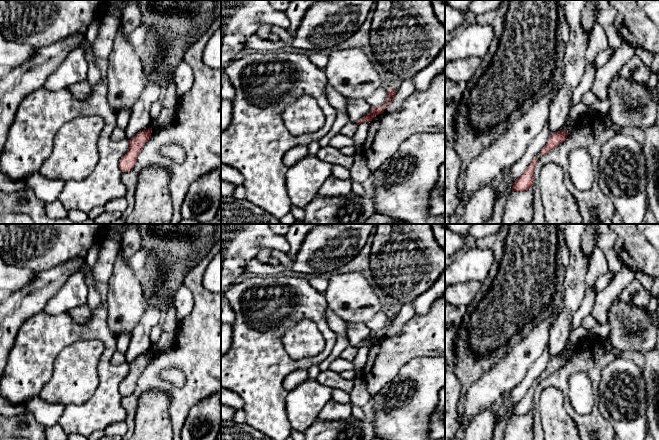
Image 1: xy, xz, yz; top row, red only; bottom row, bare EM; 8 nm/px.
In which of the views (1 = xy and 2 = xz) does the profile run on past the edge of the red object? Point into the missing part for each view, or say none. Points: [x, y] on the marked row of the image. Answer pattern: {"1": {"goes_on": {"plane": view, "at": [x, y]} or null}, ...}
{"1": {"goes_on": null}, "2": {"goes_on": null}}

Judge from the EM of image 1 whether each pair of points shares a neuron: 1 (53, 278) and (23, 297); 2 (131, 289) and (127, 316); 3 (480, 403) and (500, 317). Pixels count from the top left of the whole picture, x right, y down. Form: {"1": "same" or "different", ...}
{"1": "same", "2": "same", "3": "different"}

